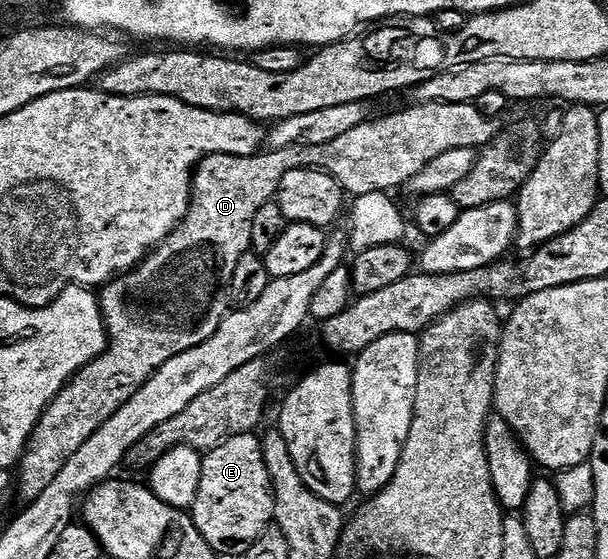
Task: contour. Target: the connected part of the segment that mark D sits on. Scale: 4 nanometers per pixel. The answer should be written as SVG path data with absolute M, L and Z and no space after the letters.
M416 102L414 106L395 111L392 115L383 115L380 119L368 118L365 123L328 144L267 149L254 155L206 155L195 168L191 180L191 207L183 222L134 271L120 274L98 292L99 308L103 310L109 342L92 363L80 369L60 389L40 417L39 424L31 434L30 444L17 464L17 495L23 501L41 497L41 493L53 485L53 477L65 469L65 461L69 461L69 457L73 457L73 453L77 453L77 449L81 449L81 445L89 441L89 437L105 421L109 421L155 371L161 369L170 358L195 347L195 330L206 321L219 295L219 286L222 283L224 286L230 280L233 269L237 269L237 261L251 251L251 230L257 209L276 198L281 177L285 177L285 173L302 167L314 167L332 175L351 197L378 191L391 193L394 187L402 183L403 186L410 184L411 179L417 177L417 173L421 173L429 161L437 161L441 153L449 153L449 149L481 149L493 141L497 133L496 120L481 113L474 103Z

